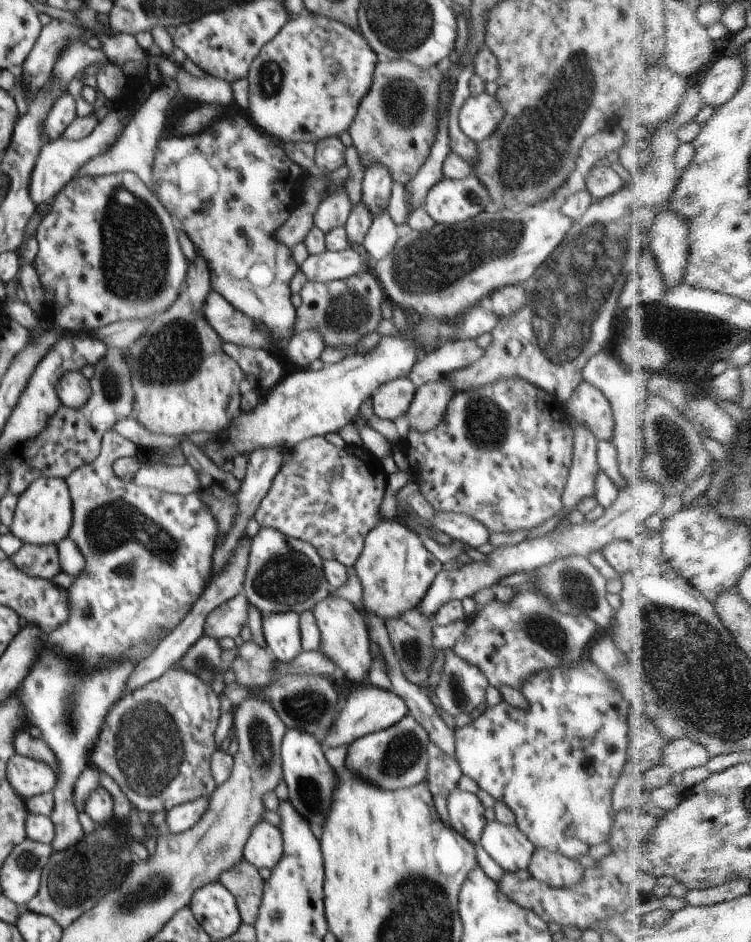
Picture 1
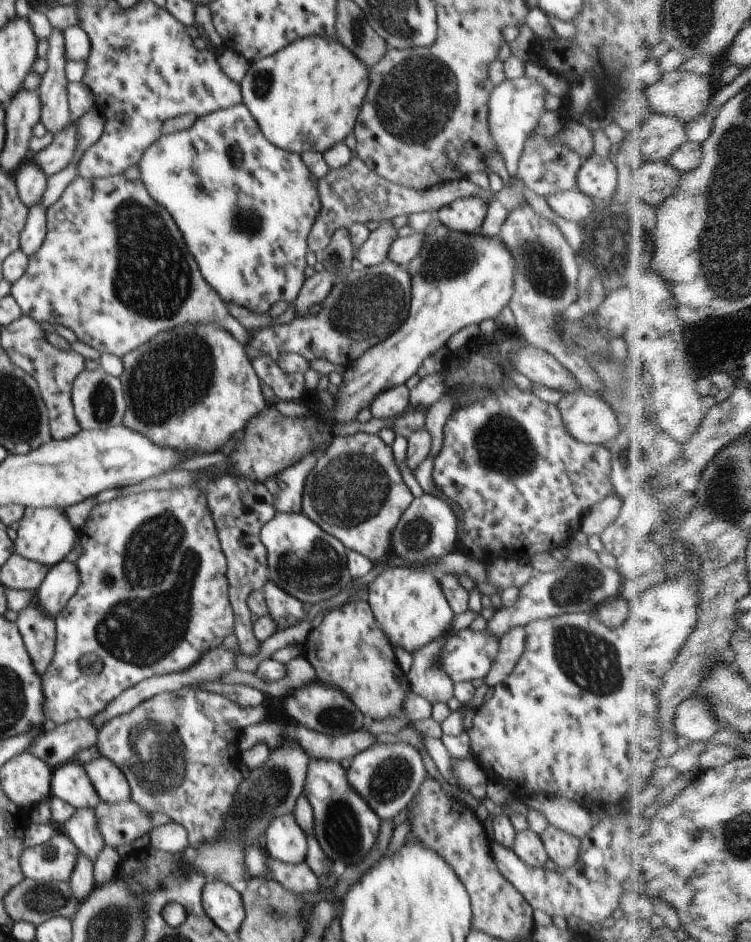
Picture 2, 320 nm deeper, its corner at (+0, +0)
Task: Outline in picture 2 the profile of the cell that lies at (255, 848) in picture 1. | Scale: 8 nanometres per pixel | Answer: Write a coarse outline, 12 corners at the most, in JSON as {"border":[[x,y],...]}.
{"border":[[293,813],[273,818],[266,831],[272,859],[306,860],[307,833]]}

